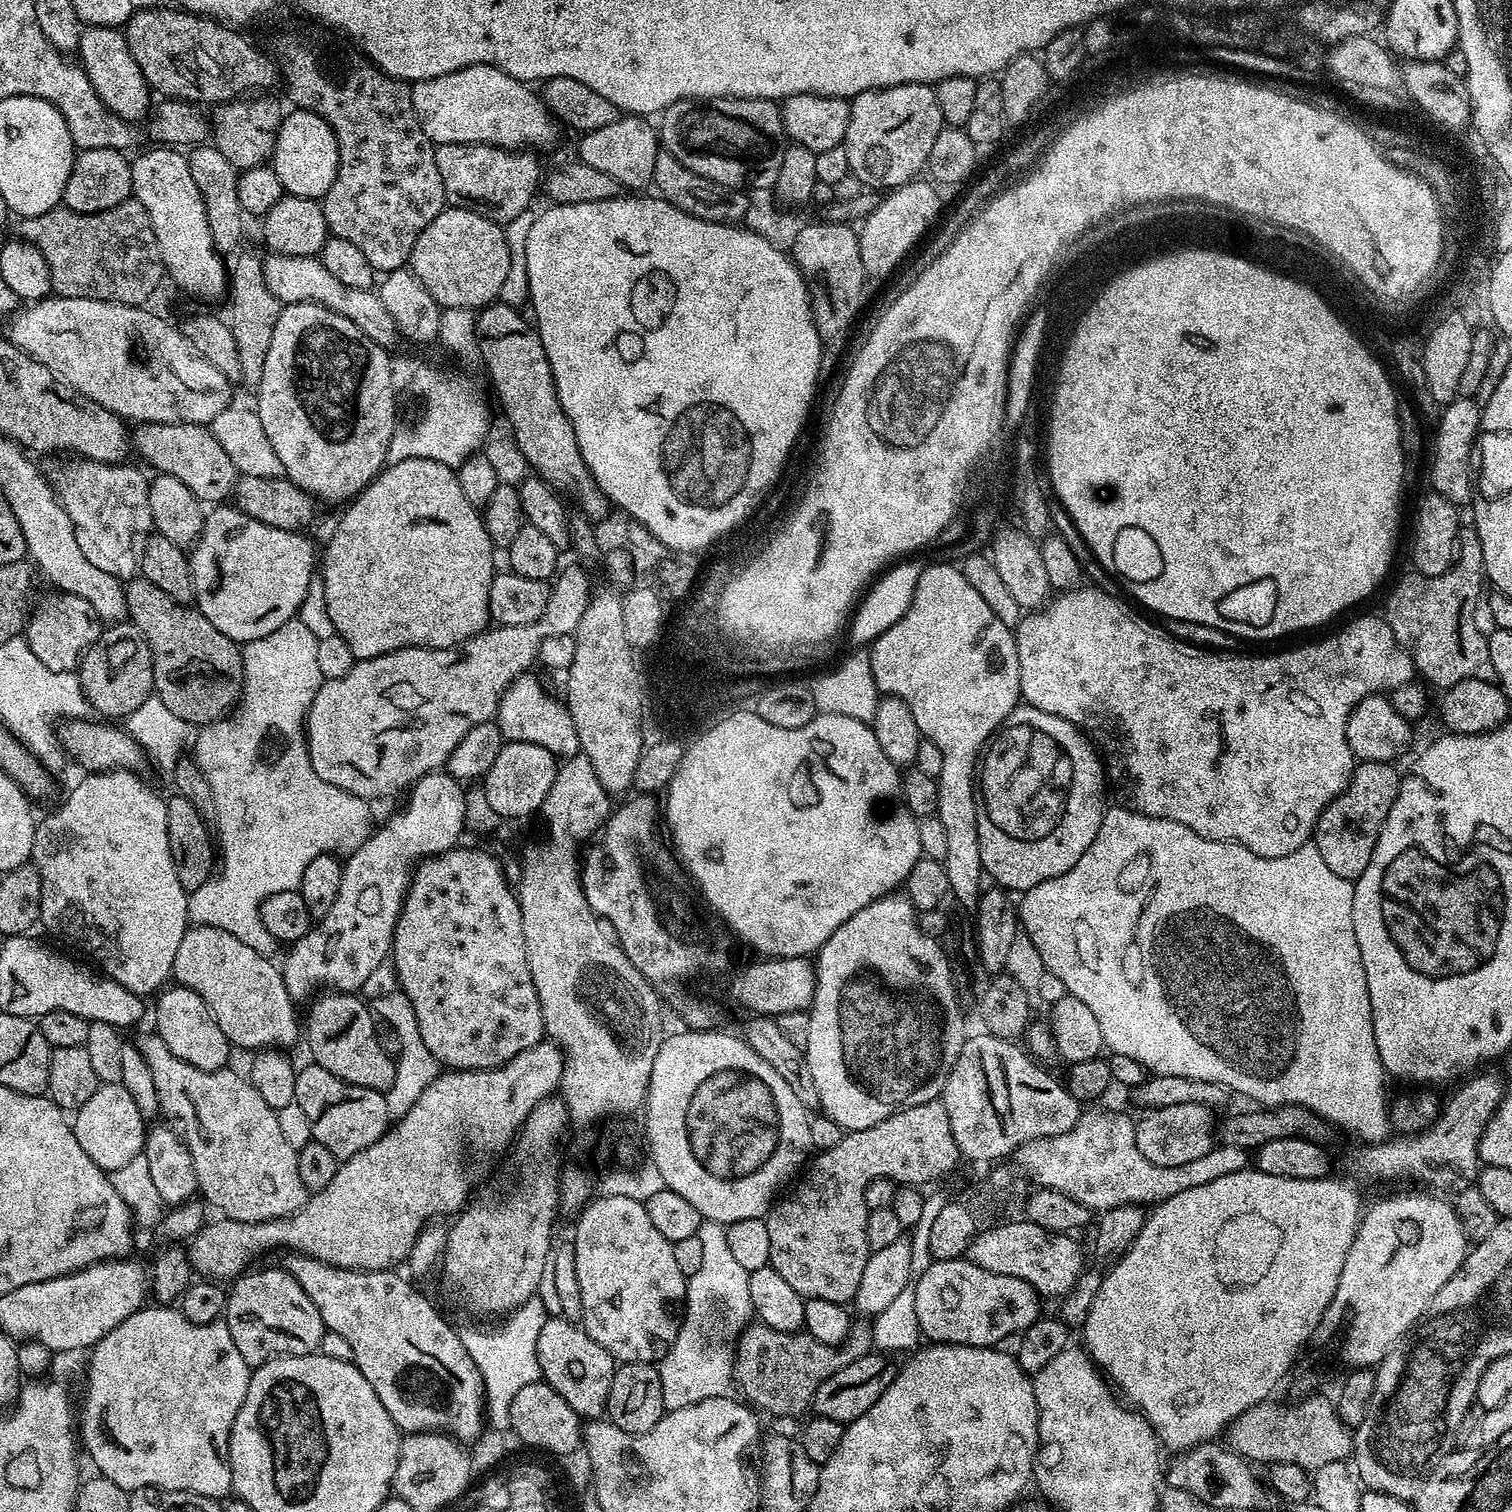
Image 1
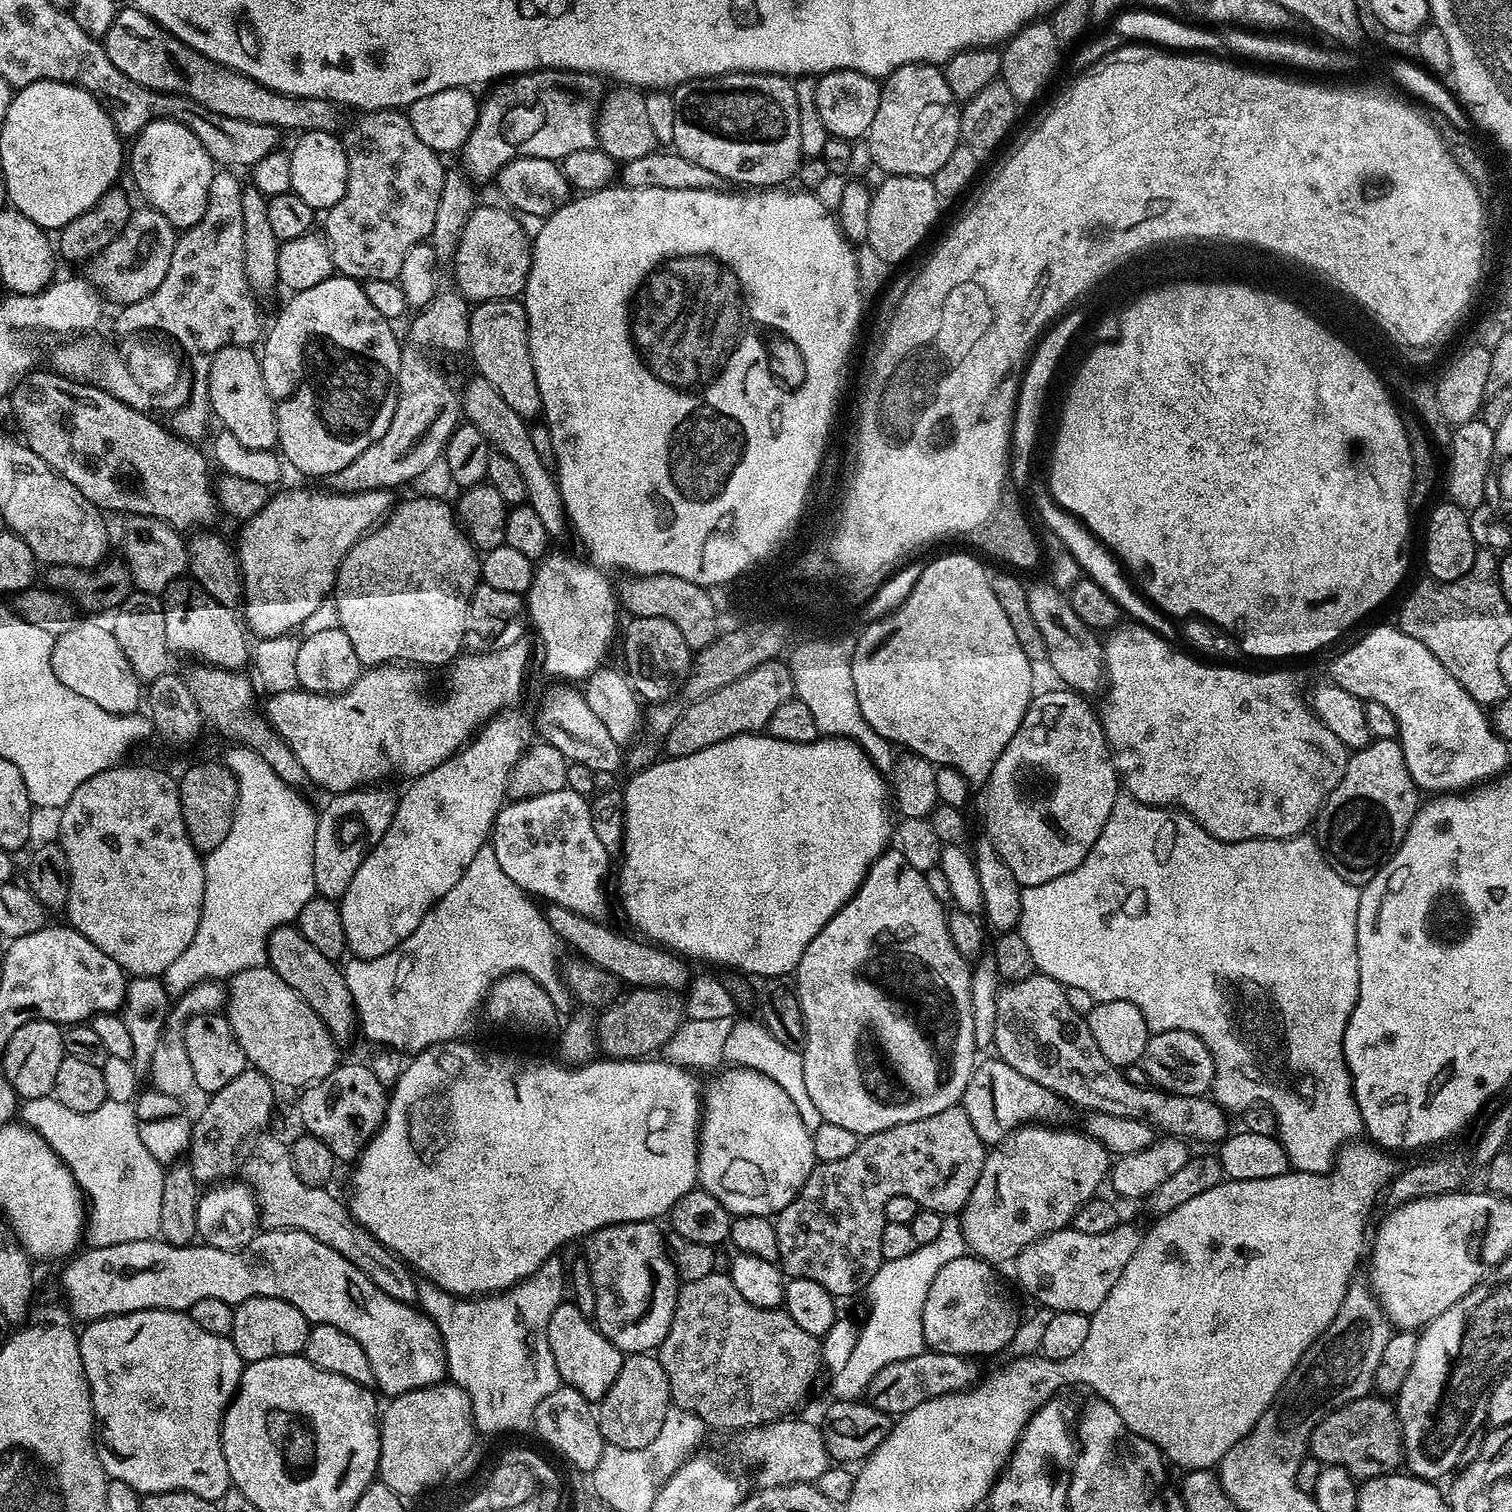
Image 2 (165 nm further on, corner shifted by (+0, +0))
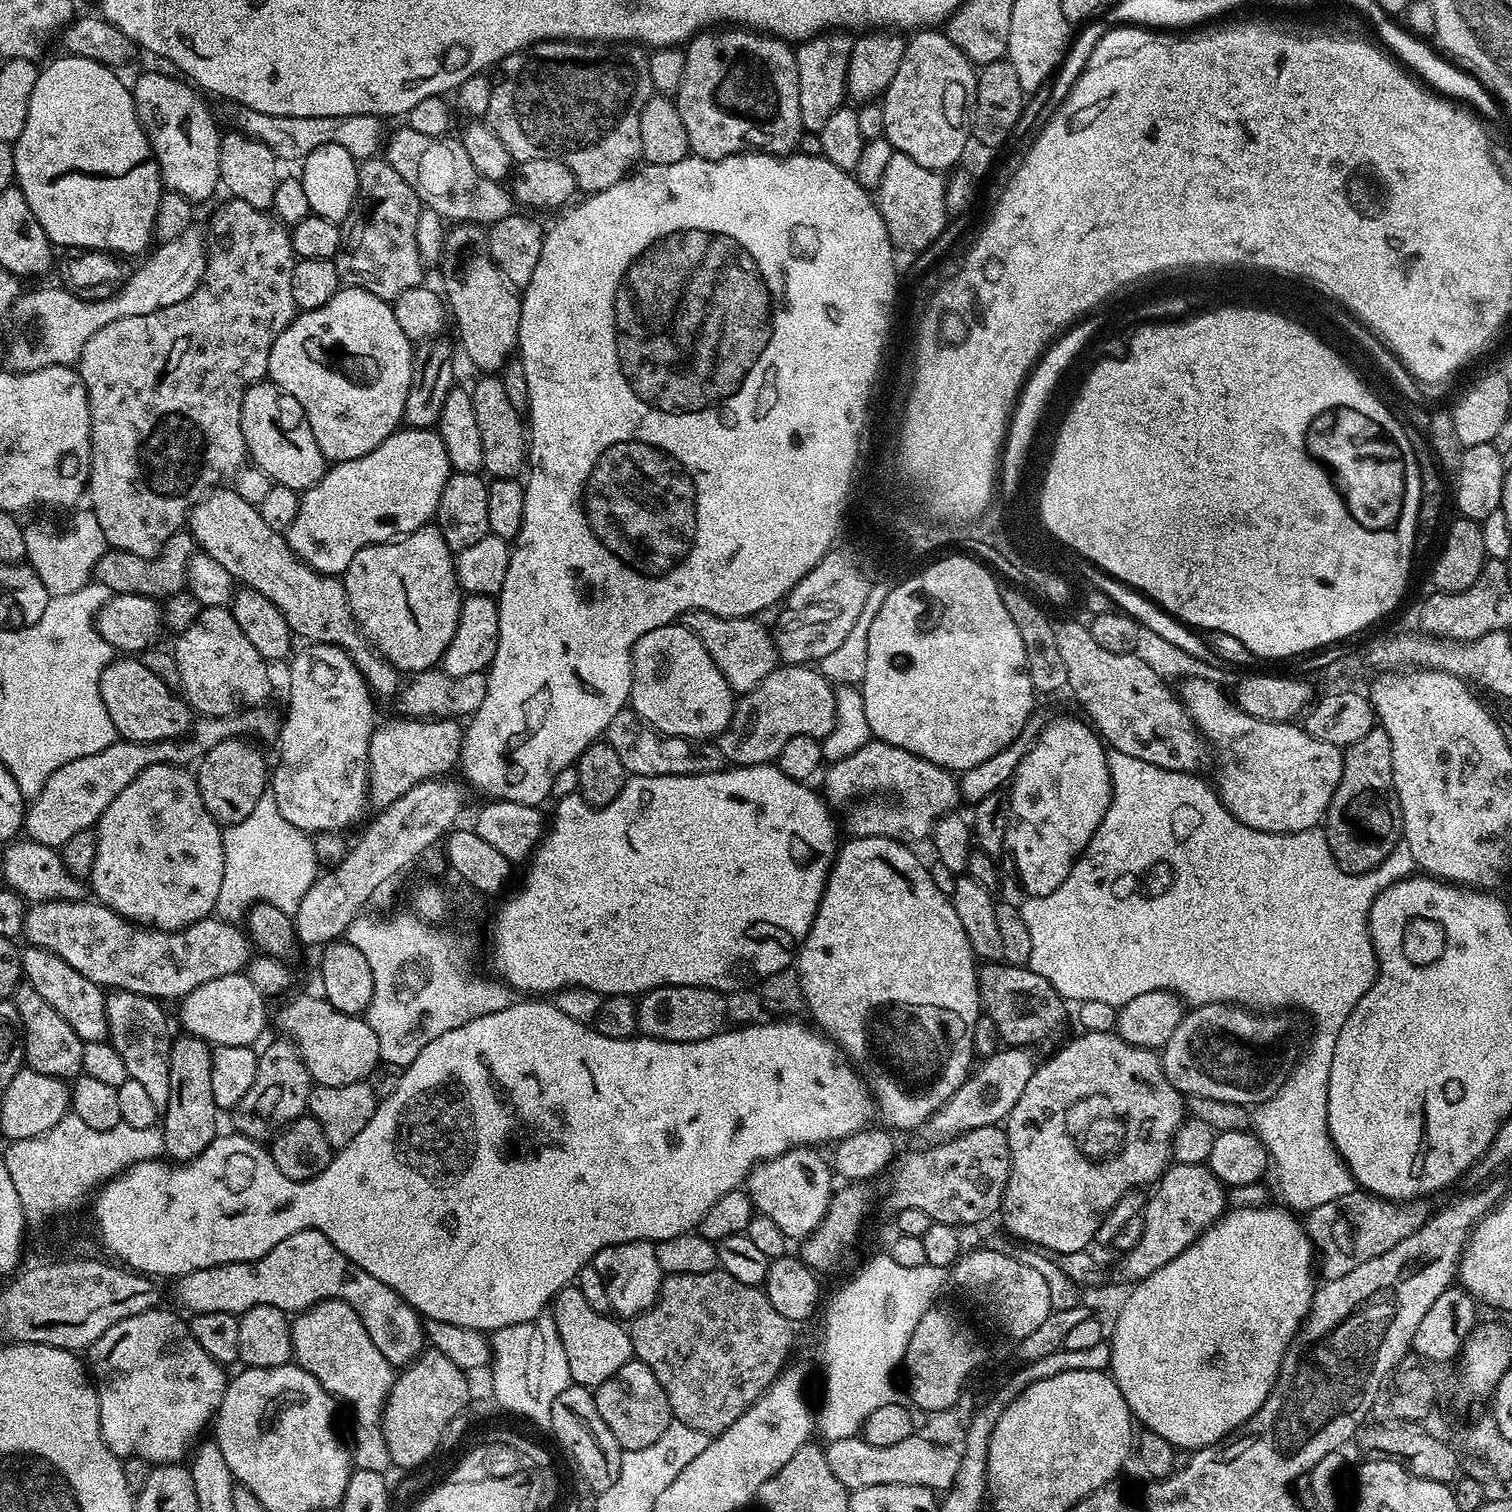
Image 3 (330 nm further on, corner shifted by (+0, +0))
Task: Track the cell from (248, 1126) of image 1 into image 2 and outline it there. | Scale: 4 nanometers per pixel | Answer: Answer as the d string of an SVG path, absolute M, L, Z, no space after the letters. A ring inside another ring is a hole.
M261 1135L255 1141L256 1149L249 1154L248 1161L244 1164L243 1176L256 1194L261 1225L268 1230L302 1230L318 1238L318 1242L326 1242L326 1246L330 1246L330 1250L338 1250L338 1254L342 1254L346 1262L354 1262L354 1266L358 1266L358 1270L362 1270L362 1274L366 1274L366 1278L370 1278L370 1282L374 1282L378 1290L390 1294L390 1298L398 1302L415 1305L420 1299L420 1290L413 1269L360 1227L348 1213L341 1197L339 1200L338 1197L331 1196L327 1187L306 1186L306 1182L302 1182L302 1178L298 1178L294 1170L291 1147L287 1143L283 1144L278 1137L268 1135Z

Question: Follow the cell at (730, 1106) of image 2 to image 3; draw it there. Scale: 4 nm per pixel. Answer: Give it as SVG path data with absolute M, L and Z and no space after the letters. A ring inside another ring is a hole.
M812 1146L791 1148L772 1160L761 1160L748 1173L746 1191L753 1209L759 1215L771 1218L792 1242L803 1241L816 1229L832 1200L834 1173L829 1161L816 1152L819 1151Z

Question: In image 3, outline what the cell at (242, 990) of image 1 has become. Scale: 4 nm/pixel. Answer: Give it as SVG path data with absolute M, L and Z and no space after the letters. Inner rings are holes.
M323 995L296 996L286 1001L276 1012L276 1024L296 1045L317 1085L346 1086L359 1080L367 1081L371 1071L381 1063L378 1038L374 1030L370 1030L367 1019L334 1010Z

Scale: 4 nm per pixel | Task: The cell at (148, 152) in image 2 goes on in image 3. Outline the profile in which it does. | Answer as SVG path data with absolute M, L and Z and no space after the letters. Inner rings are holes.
M144 72L131 85L136 117L152 147L160 167L160 178L169 192L182 194L193 202L208 200L220 183L220 137L216 120L205 97L179 75Z

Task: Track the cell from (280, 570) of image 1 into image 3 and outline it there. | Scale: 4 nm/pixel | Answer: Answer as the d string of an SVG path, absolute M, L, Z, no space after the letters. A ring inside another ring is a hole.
M401 427L370 454L333 463L313 488L304 489L298 514L286 533L288 546L302 563L309 564L315 572L339 577L348 569L350 558L354 558L358 550L371 548L373 544L387 544L425 527L435 517L438 498L442 498L442 490L452 473L450 458L446 458L446 446L442 446L439 431Z

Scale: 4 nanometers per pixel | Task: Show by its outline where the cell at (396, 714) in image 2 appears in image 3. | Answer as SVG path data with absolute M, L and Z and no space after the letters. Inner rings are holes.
M268 707L249 708L237 716L206 716L197 719L190 729L190 735L179 740L143 744L118 738L106 746L106 750L98 750L98 754L86 754L86 758L74 758L66 762L66 766L54 770L54 774L46 778L46 786L42 786L39 794L31 797L24 814L23 835L29 840L59 850L66 842L70 842L70 838L74 838L74 834L89 831L100 819L106 806L110 806L110 802L114 802L114 798L118 798L118 794L122 794L122 790L126 790L126 786L130 786L130 782L134 782L134 778L138 778L138 774L150 766L191 765L223 740L255 738L257 741L275 741L280 734L282 720L278 712L276 716L275 710Z

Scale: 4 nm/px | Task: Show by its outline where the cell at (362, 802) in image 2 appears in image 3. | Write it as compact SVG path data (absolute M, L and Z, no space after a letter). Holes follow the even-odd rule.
M399 718L389 724L373 727L372 736L368 739L368 800L376 806L393 804L406 790L418 786L423 780L434 780L457 767L460 763L460 747L464 741L465 725L456 718Z

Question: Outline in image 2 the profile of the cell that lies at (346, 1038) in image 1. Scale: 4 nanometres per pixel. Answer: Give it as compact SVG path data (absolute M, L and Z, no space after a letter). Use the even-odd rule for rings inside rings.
M295 926L275 928L268 935L268 964L292 988L301 996L322 1018L322 1022L330 1030L330 1034L338 1042L344 1042L355 1033L358 1028L356 1007L352 1001L350 990L346 986L346 978L341 965L337 961L326 958L316 949Z

